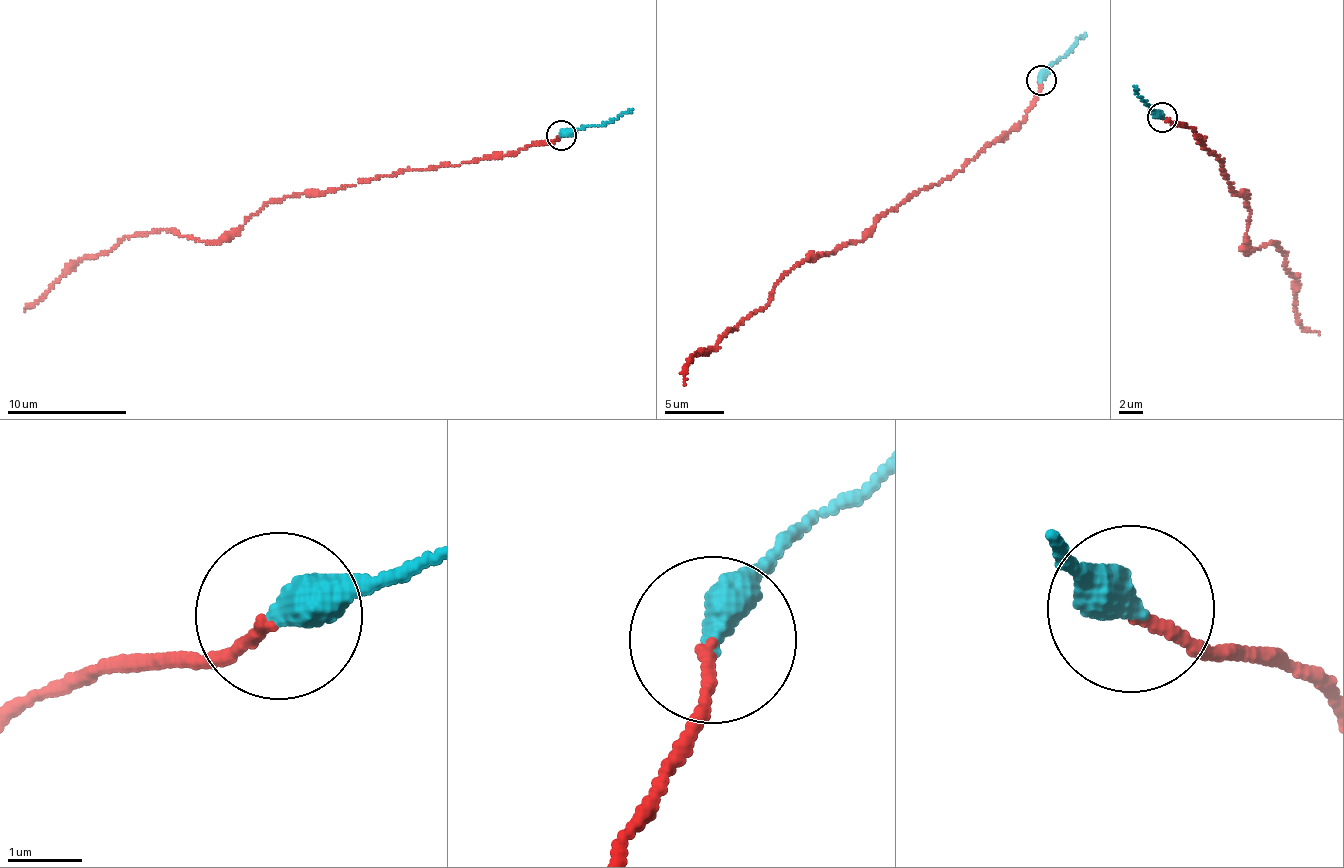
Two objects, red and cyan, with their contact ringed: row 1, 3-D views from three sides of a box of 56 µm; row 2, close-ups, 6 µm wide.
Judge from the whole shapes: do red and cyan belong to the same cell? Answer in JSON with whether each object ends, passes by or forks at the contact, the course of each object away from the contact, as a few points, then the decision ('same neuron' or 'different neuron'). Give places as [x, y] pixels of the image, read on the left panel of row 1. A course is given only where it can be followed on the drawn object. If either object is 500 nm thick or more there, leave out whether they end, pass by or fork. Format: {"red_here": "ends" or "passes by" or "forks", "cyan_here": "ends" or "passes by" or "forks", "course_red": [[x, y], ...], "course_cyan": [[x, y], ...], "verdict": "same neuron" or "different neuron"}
{"red_here": "ends", "cyan_here": "ends", "course_red": [[561, 136], [471, 161], [271, 199], [214, 240], [163, 229], [125, 236], [78, 261], [24, 311]], "course_cyan": [[561, 136], [602, 125], [632, 109]], "verdict": "different neuron"}

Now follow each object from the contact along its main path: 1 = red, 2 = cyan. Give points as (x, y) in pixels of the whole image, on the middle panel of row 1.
1: (1041, 79), (1022, 122), (960, 171), (887, 210), (863, 238), (802, 260), (763, 307), (695, 352), (685, 384)
2: (1041, 79), (1085, 33)

